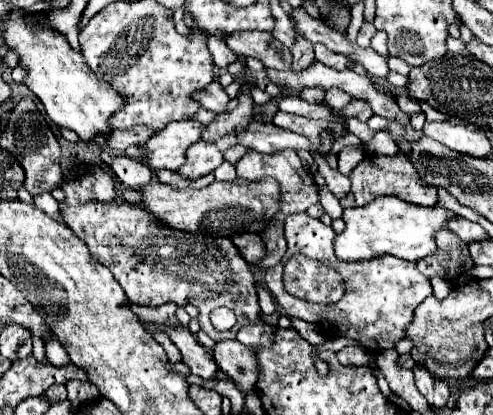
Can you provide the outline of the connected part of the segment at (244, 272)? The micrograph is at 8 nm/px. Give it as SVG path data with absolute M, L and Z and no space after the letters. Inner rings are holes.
M62 201L60 209L64 223L88 245L92 255L112 271L132 303L146 307L160 307L168 301L178 307L190 303L200 311L200 329L214 341L236 339L240 327L260 321L252 271L230 239L166 231L168 227L156 227L156 223L148 219L148 211L130 203L86 203L68 207ZM216 307L228 307L236 313L236 325L230 331L218 333L212 327L210 311Z

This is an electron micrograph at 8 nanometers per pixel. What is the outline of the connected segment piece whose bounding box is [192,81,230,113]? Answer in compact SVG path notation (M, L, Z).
M212 81L204 91L198 91L196 95L192 95L192 99L196 103L200 103L204 109L208 111L214 111L214 113L220 113L226 109L230 97L226 95L224 87L218 83L218 81Z

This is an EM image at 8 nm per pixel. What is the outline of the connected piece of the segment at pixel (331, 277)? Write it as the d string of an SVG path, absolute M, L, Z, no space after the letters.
M294 255L284 265L284 289L310 303L336 303L344 295L344 281L324 263Z

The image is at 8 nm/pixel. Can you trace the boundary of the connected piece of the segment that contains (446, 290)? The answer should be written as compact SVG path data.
M432 279L430 283L434 287L434 297L436 299L446 299L450 295L450 291L454 289L454 285L448 283L448 281L444 281L444 279Z

